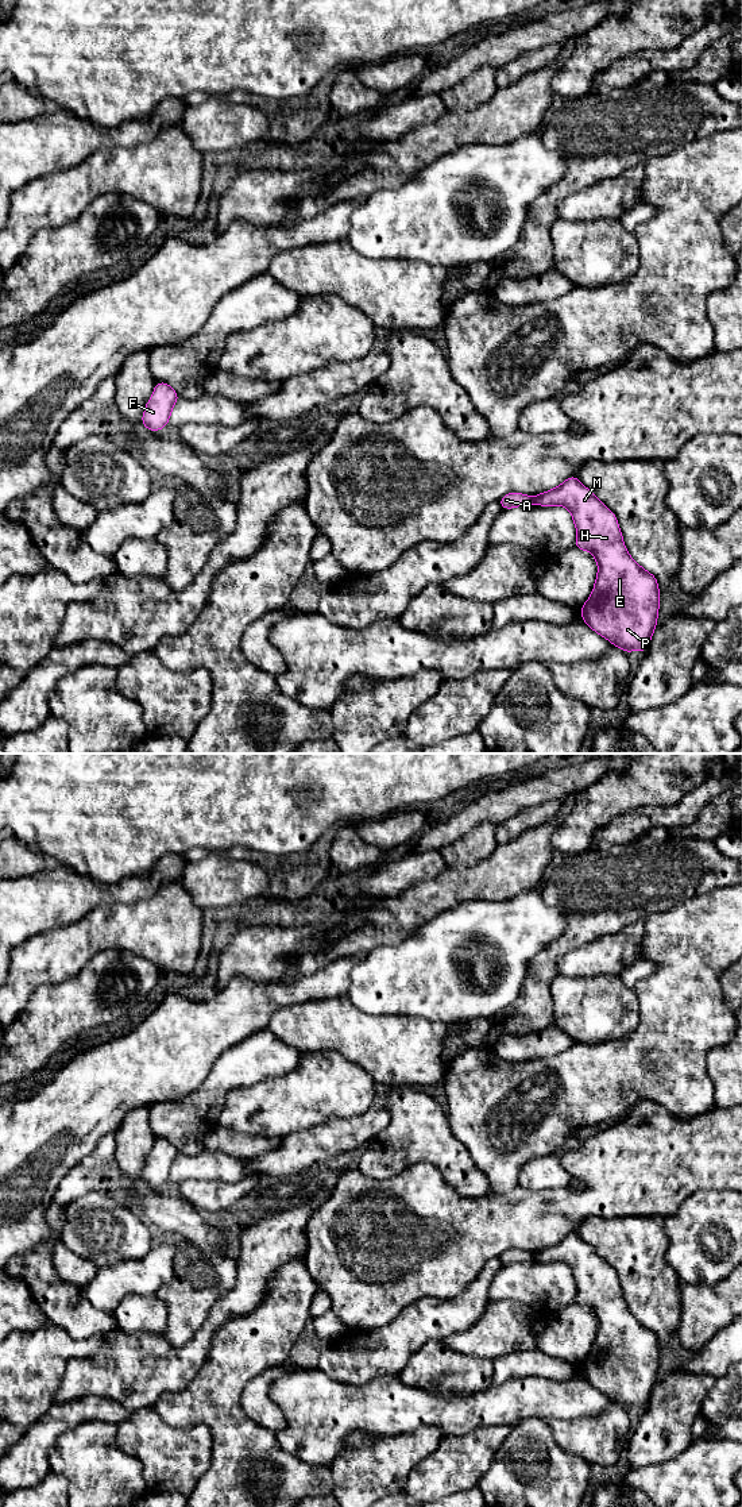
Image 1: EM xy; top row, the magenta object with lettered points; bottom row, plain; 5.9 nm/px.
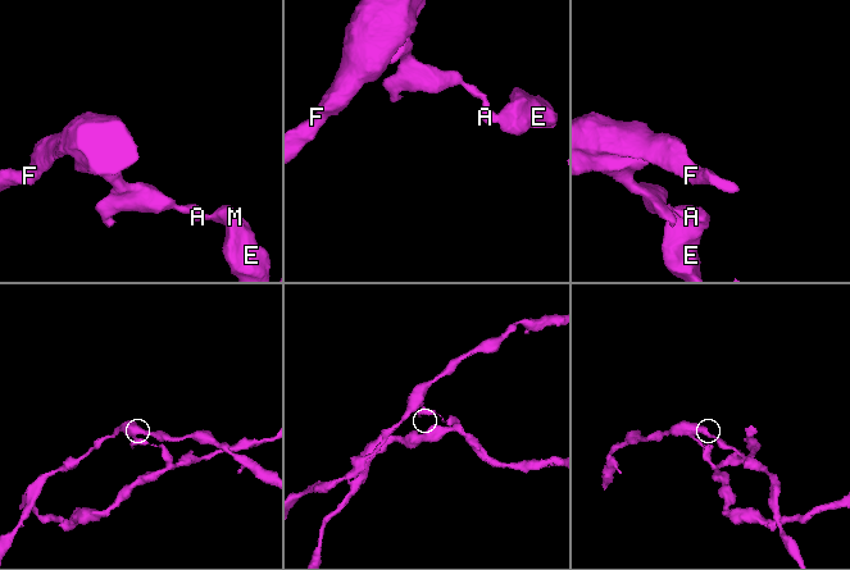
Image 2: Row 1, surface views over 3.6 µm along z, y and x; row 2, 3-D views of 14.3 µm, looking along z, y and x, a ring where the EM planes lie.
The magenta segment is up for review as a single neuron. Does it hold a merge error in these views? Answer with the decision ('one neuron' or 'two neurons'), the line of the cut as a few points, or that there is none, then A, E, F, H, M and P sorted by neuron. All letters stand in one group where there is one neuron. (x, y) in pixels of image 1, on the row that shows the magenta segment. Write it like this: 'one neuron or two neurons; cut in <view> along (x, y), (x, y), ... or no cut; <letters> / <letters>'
two neurons; cut in xy along (533, 497), (534, 503); A F / E H M P

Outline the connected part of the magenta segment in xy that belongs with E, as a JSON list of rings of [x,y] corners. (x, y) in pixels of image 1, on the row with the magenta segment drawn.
[[[576,475],[534,497],[540,506],[565,506],[577,531],[575,548],[588,551],[598,563],[581,620],[615,647],[648,651],[660,609],[657,578],[630,556],[618,520]]]

